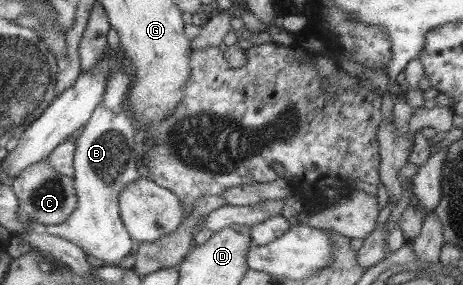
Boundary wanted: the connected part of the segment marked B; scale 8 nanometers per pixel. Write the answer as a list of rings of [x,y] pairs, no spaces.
[[[121,69],[111,71],[107,77],[103,98],[75,139],[72,180],[76,206],[61,224],[45,225],[45,233],[67,239],[83,254],[99,258],[106,266],[117,266],[121,258],[132,254],[136,248],[119,218],[118,204],[121,189],[139,177],[137,162],[142,156],[133,118],[125,108],[125,94],[131,80],[131,74]]]

